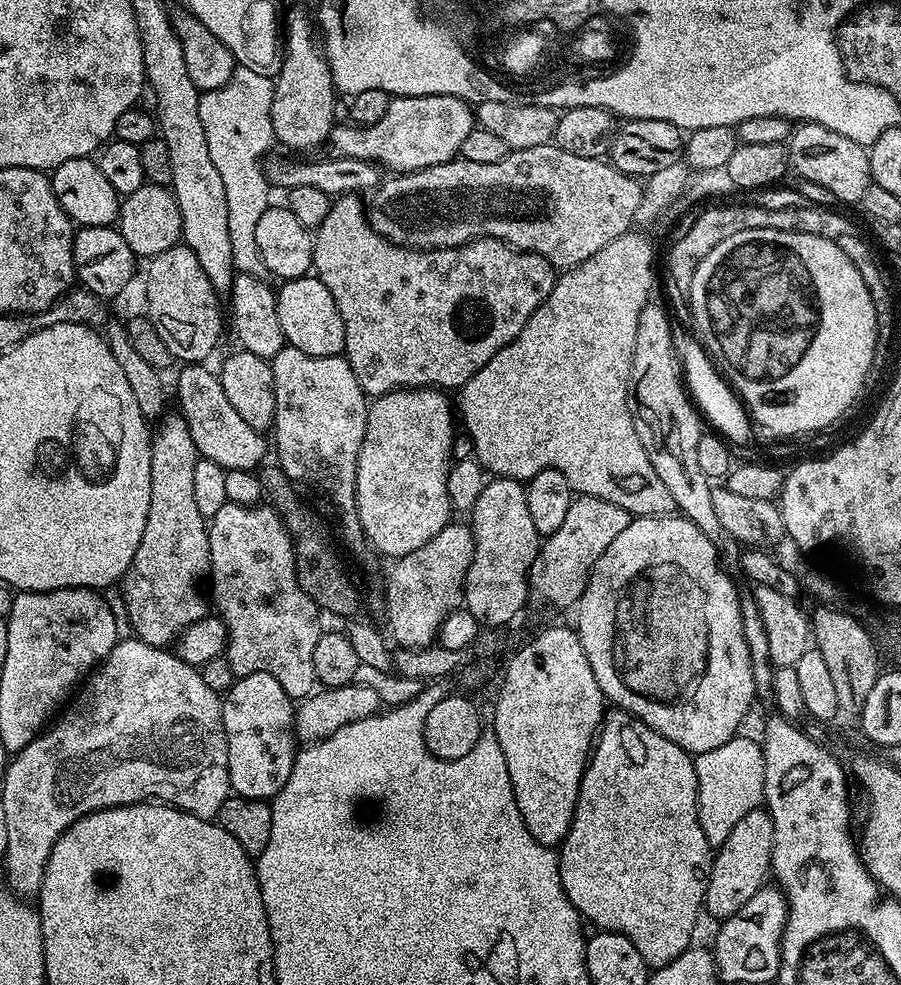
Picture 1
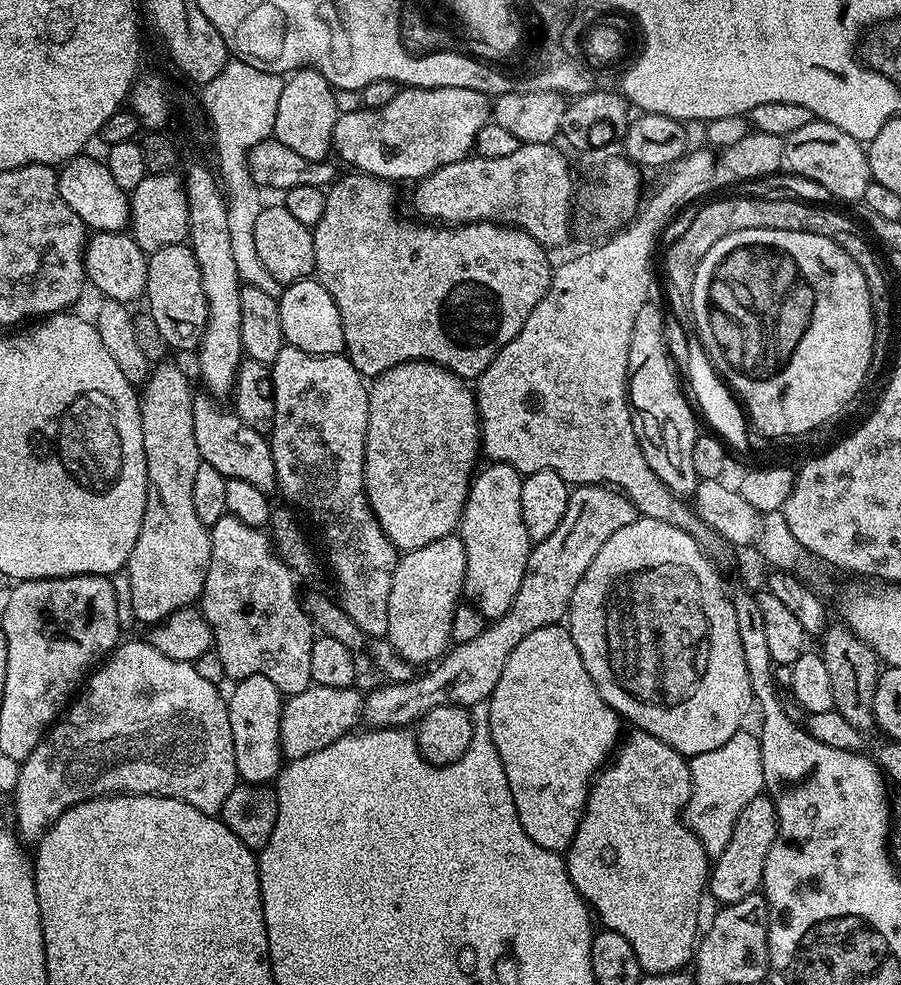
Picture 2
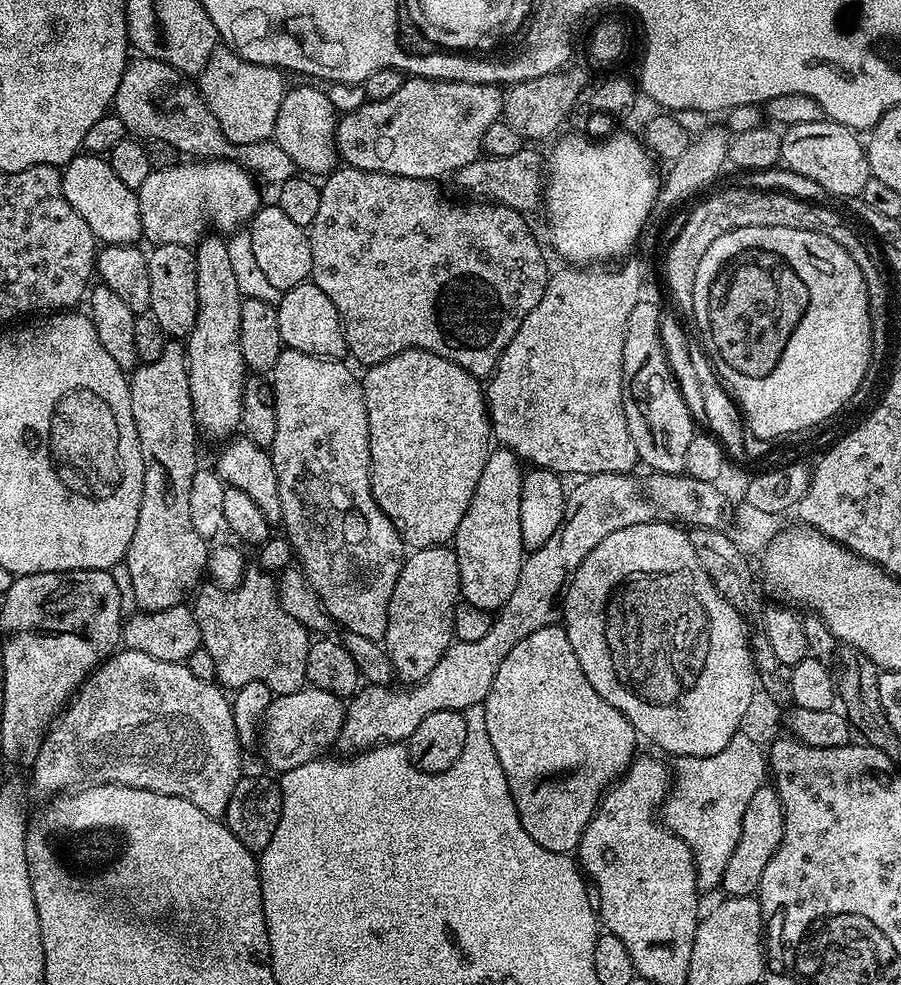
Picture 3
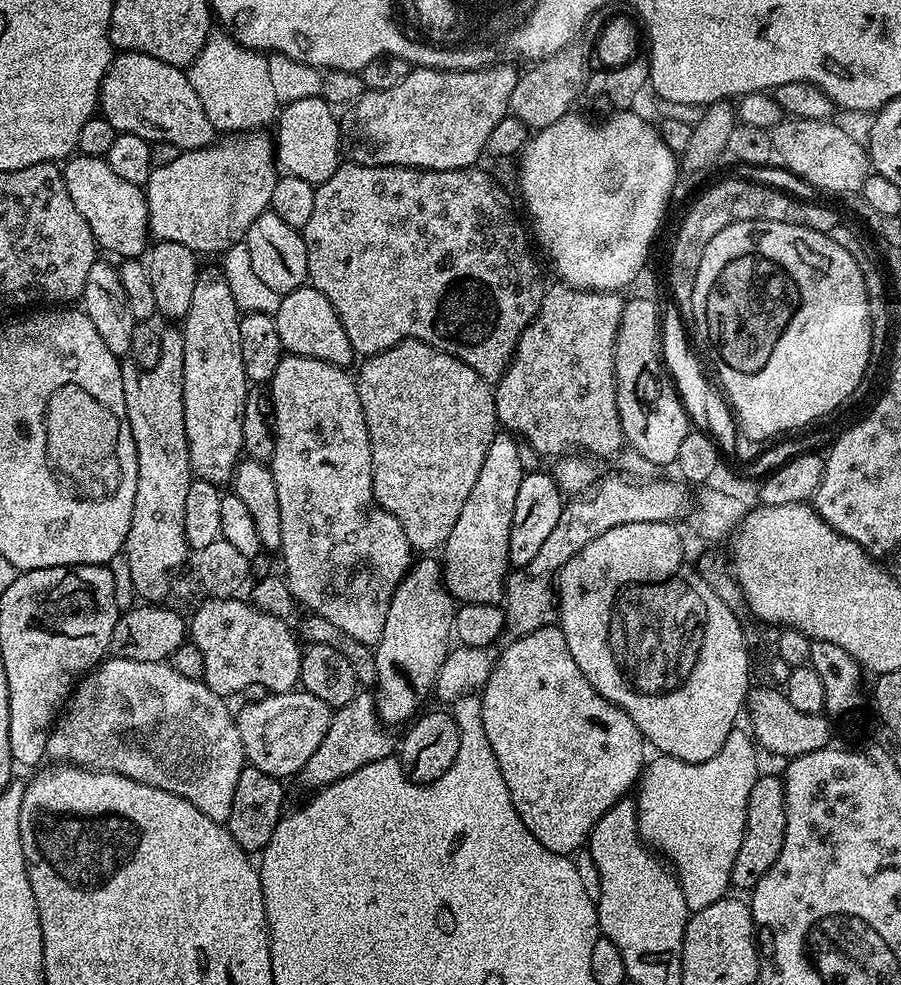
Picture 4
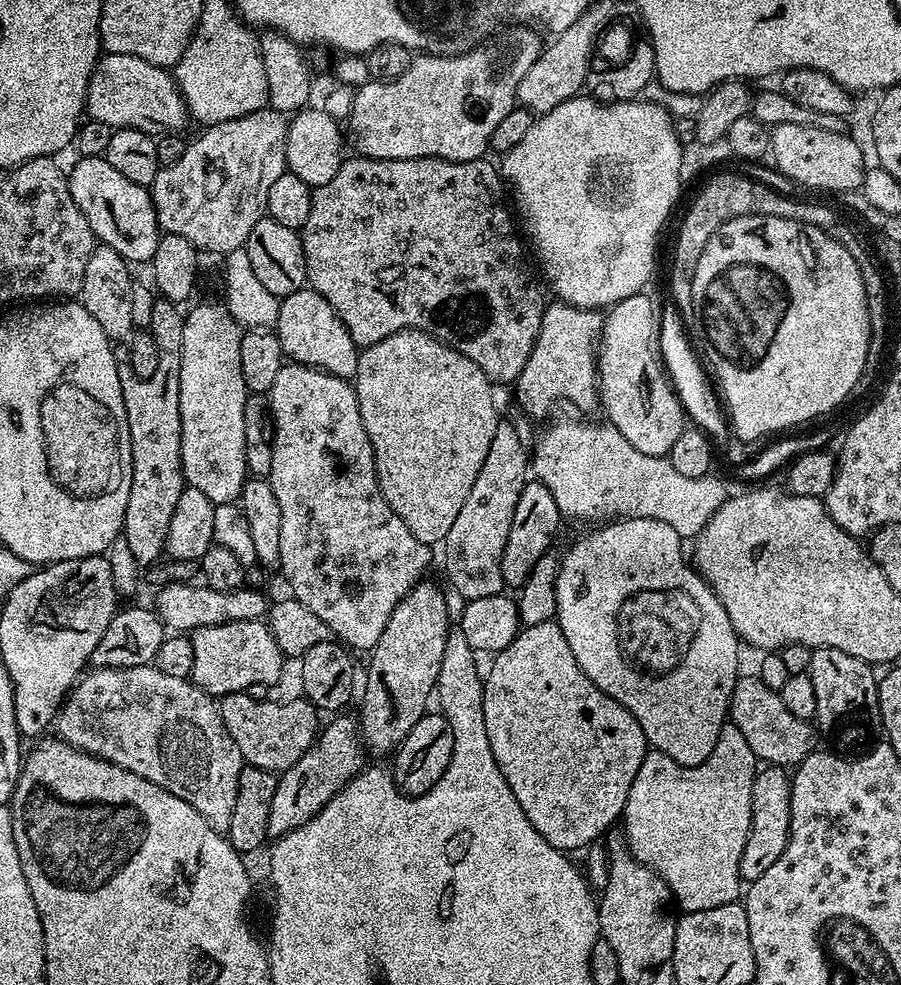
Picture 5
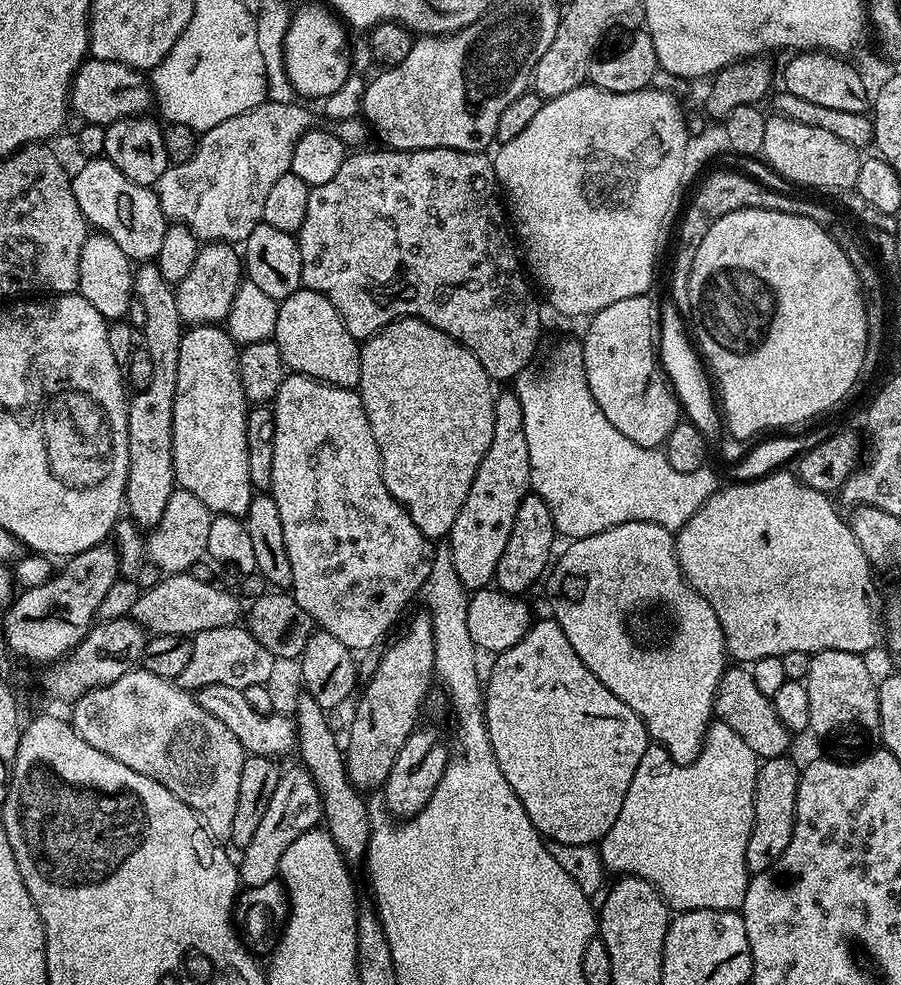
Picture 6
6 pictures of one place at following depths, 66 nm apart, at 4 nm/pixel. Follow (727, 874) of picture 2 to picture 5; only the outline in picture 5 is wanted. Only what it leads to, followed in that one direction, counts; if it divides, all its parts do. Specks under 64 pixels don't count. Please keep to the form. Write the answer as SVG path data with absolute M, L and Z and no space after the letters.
M764 766L754 778L754 790L750 794L750 834L746 838L746 850L742 850L740 879L751 882L762 878L782 850L786 850L790 838L790 798L792 797L792 778L785 769Z

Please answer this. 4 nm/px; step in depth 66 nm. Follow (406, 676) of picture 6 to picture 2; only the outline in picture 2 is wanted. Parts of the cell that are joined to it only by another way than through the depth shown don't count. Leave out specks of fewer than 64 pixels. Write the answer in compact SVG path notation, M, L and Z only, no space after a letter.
M459 535L438 538L430 546L403 553L397 559L390 586L387 640L406 662L423 666L436 662L448 651L454 610L461 603L466 578L466 546Z

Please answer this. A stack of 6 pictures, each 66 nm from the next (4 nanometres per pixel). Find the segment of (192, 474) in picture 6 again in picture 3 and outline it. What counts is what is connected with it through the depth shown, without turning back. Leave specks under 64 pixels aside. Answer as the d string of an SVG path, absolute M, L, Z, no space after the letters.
M205 235L204 239L195 245L194 251L196 254L196 277L198 278L198 318L194 322L194 330L186 337L190 398L192 399L197 429L203 435L205 432L206 435L223 441L225 438L231 437L240 428L240 419L242 418L242 398L244 397L246 379L242 346L238 334L242 297L238 290L238 281L234 278L232 263L230 263L228 241L223 235Z

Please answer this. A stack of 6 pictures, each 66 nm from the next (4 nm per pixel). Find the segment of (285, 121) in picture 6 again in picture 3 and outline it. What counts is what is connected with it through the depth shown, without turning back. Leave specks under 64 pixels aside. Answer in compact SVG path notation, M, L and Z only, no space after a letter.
M197 159L195 162L177 162L174 166L153 168L136 193L143 239L148 239L152 246L195 246L209 229L216 234L231 234L243 229L262 207L256 184L257 177L234 160Z

